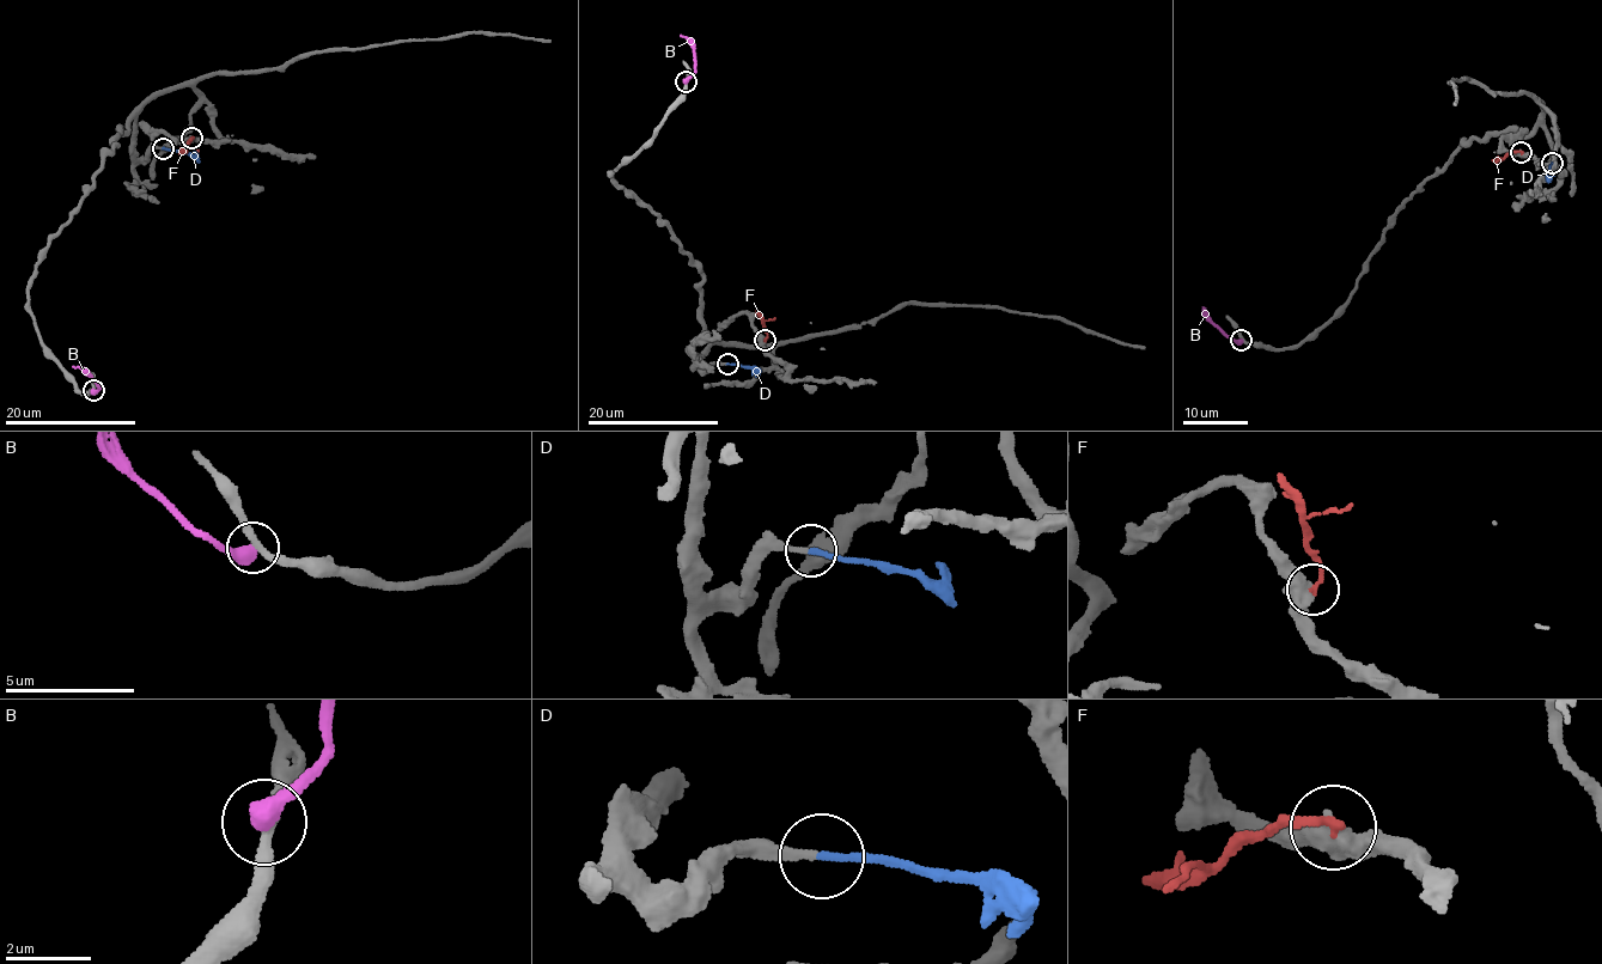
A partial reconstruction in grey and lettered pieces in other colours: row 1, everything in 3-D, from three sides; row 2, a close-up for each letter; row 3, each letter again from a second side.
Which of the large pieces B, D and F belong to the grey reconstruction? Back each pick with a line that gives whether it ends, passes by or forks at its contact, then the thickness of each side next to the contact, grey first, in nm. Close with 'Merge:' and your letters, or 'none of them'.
D: It ends there. Thickness 240 nm (grey) against 190 nm
Merge: D

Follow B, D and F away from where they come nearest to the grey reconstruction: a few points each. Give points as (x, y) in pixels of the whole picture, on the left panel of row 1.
B: (93, 390), (98, 388), (93, 378), (72, 366)
D: (163, 147), (189, 153), (199, 163)
F: (192, 139), (187, 148), (178, 153)

